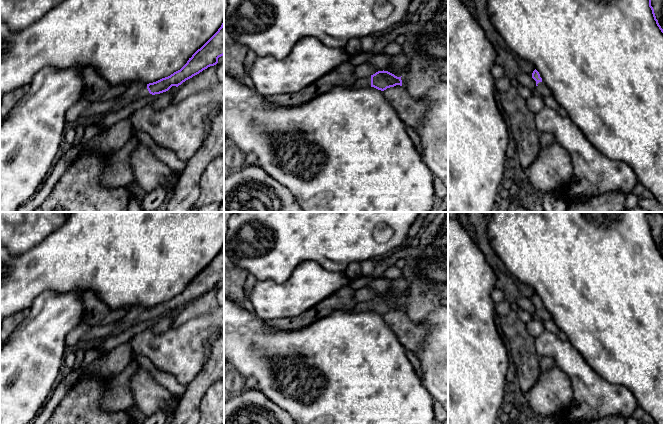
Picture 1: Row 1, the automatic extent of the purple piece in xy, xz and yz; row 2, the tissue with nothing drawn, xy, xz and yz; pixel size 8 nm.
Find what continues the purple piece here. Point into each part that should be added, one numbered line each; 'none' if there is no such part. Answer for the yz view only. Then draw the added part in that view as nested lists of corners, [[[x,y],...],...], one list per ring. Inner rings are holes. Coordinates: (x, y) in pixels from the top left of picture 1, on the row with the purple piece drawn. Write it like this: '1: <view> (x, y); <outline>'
1: yz (541, 89); [[[540,75],[540,77],[541,77],[541,75]],[[542,78],[542,81],[539,82],[536,86],[536,94],[541,96],[542,98],[547,97],[552,94],[552,91],[546,87],[546,84],[545,84],[543,78]]]

